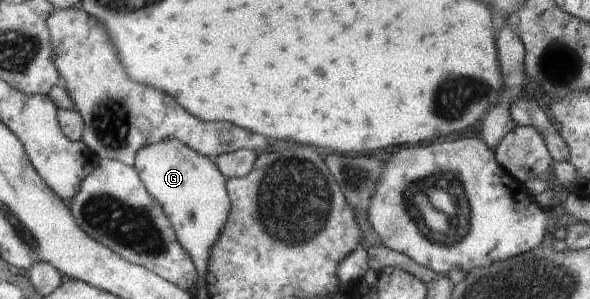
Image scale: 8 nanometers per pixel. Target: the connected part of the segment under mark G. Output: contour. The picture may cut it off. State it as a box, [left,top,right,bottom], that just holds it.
[134,140,231,277]

